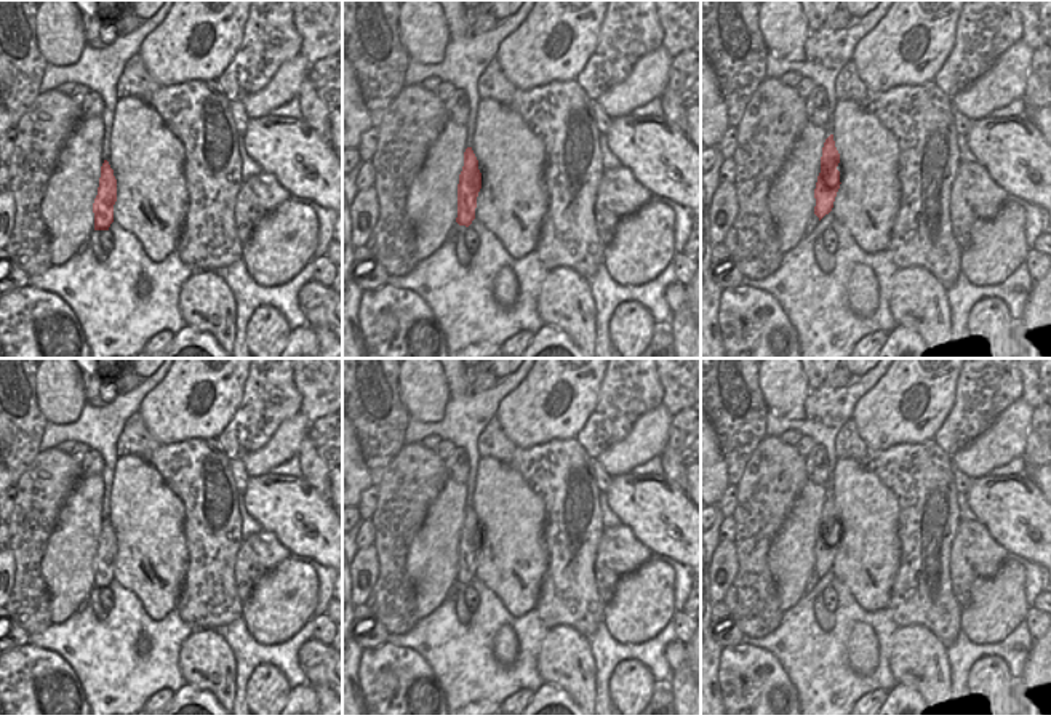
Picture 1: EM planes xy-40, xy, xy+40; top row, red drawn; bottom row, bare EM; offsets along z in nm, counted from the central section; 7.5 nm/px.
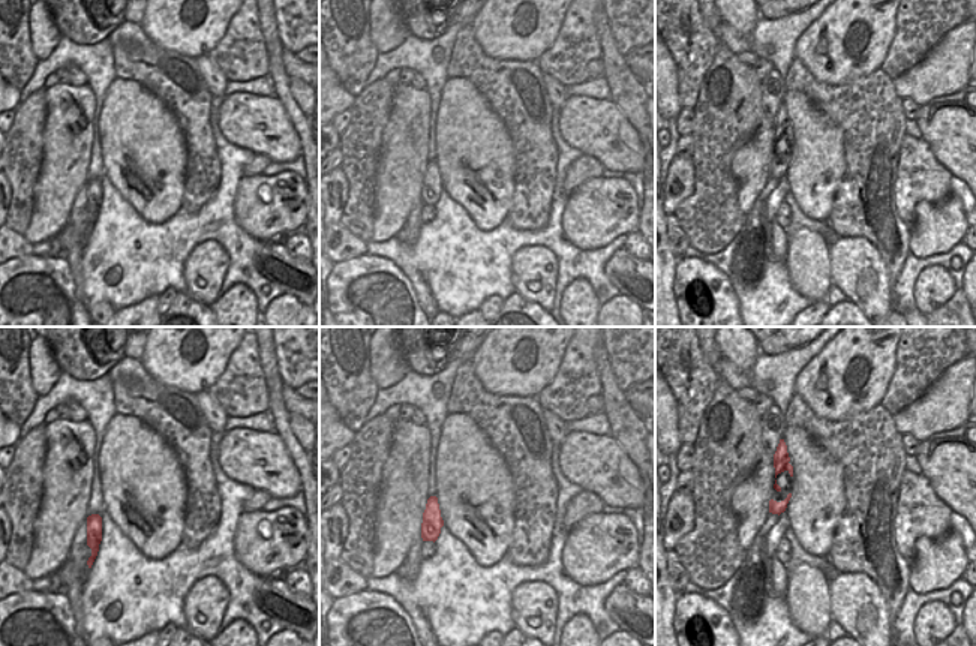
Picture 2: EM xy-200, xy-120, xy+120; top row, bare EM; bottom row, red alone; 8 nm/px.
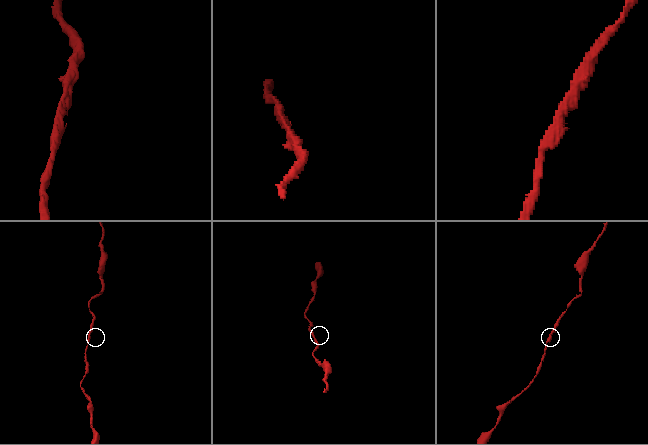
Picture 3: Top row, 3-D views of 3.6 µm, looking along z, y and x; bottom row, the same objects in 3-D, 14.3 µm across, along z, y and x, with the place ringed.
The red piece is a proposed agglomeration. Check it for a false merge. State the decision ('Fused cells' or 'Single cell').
Single cell

